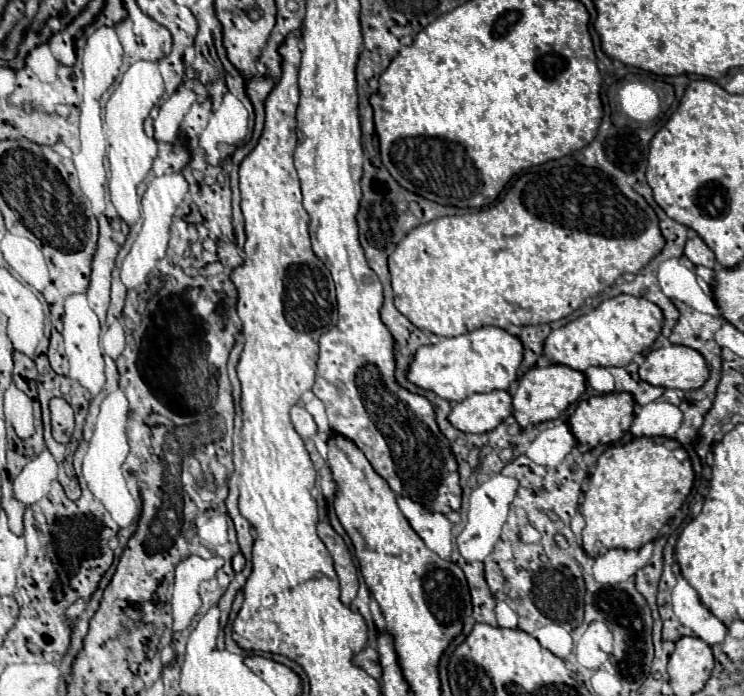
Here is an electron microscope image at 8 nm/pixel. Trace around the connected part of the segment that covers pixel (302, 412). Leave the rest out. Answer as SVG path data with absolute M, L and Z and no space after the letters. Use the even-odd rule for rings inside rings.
M292 406L290 418L292 418L292 424L294 424L296 432L298 432L304 440L316 436L316 430L318 430L318 428L316 428L316 422L314 422L312 414L310 414L306 408L302 408L302 406Z

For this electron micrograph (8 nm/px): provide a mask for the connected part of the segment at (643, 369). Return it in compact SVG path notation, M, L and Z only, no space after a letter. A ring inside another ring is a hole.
M672 344L646 356L646 362L640 366L640 378L652 386L696 390L706 382L708 366L700 352Z

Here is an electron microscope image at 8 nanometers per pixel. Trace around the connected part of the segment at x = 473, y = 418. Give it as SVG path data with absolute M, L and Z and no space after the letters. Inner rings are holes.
M494 390L458 402L448 420L462 432L490 432L508 416L512 416L512 396L506 390Z

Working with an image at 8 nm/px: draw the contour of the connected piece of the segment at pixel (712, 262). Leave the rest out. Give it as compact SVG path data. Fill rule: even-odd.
M694 236L686 242L684 254L688 256L688 260L696 266L706 266L706 268L714 268L716 266L716 256L714 252L706 246L706 242L700 236Z

